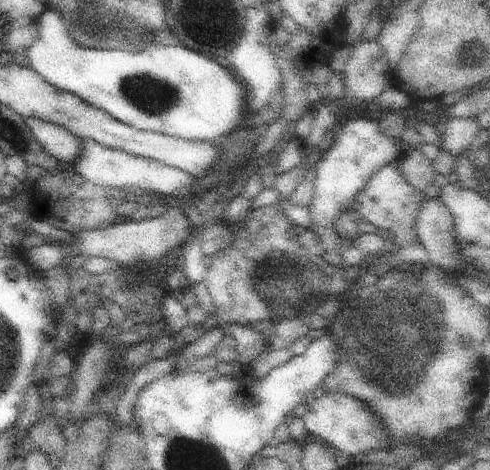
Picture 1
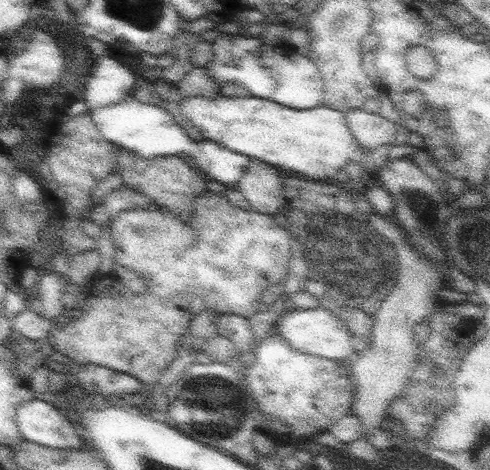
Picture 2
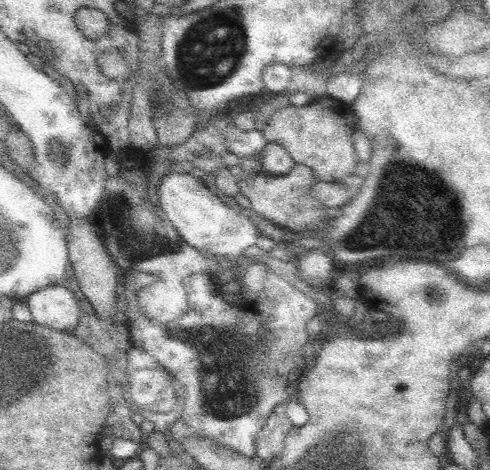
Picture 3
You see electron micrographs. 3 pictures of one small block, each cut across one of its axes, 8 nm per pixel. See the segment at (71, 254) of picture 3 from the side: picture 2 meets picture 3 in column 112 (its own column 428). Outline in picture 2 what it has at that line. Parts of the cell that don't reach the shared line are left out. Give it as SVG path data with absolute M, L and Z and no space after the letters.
M367 212L369 224L385 236L399 258L399 276L397 276L397 286L387 294L387 298L381 302L381 308L373 314L373 332L369 338L369 348L351 362L349 372L351 372L351 382L355 388L355 400L351 406L351 414L357 416L363 424L363 434L371 434L375 428L383 428L387 424L387 412L389 406L405 396L407 384L415 372L417 366L417 354L419 346L415 344L413 338L413 326L427 322L427 318L433 314L433 304L437 302L435 290L441 286L441 272L435 264L431 264L429 258L423 254L415 252L413 246L407 240L407 232L399 226L397 220L383 218L379 214Z

